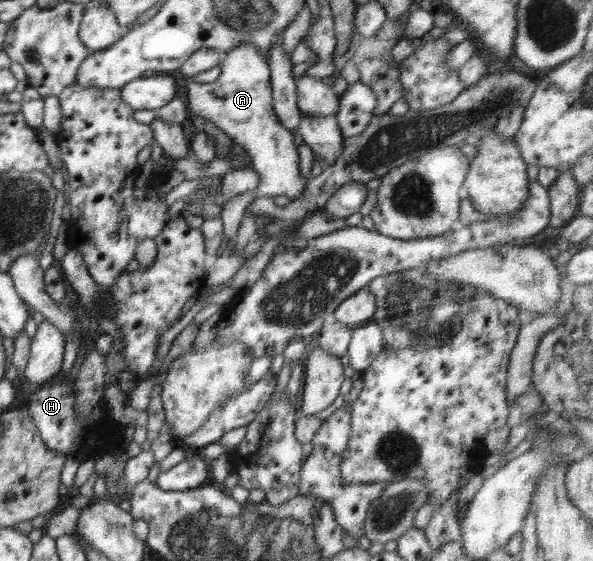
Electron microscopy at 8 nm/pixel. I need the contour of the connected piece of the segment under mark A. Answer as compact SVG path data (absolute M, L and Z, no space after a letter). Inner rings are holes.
M242 44L226 54L222 70L223 72L220 74L220 77L211 83L200 83L196 79L188 78L187 97L190 112L196 114L198 118L214 122L214 126L218 126L220 130L223 130L233 139L233 144L236 144L241 150L246 150L246 154L252 160L252 169L260 176L260 183L258 183L258 186L253 191L236 195L223 205L221 220L223 222L224 240L228 246L236 237L240 220L242 220L246 210L253 204L256 198L286 196L286 198L290 199L290 203L292 203L293 200L298 200L304 194L309 181L300 175L297 131L286 129L286 127L280 125L280 119L276 115L276 111L274 111L272 83L270 82L271 71L268 64L264 61L262 52L256 50L250 44Z

